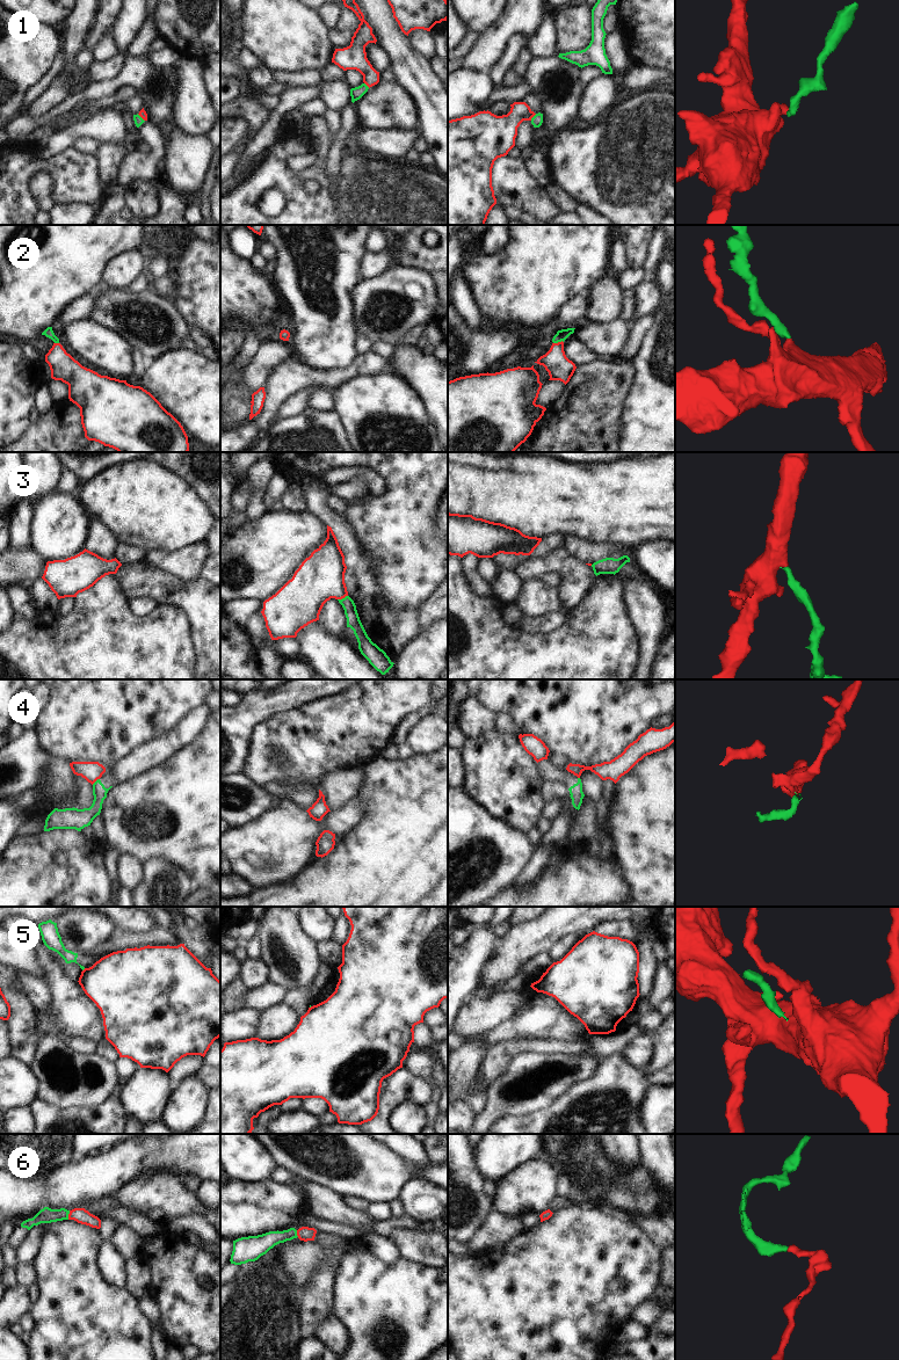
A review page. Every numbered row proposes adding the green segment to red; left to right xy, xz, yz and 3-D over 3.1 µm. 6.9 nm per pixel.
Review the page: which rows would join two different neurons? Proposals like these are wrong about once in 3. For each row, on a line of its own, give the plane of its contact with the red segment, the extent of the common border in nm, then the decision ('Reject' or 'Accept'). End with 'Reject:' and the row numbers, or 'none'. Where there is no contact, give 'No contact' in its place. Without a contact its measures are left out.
1: Touches red in yz. Shared border 60 nm. Accept
2: Touches red in yz. Shared border 70 nm. Accept
3: Touches red in xz. Shared border 80 nm. Accept
4: Touches red in xy. Shared border 70 nm. Reject
5: Touches red in xy. Shared border 30 nm. Reject
6: Touches red in xy. Shared border 70 nm. Accept
Reject: 4, 5.

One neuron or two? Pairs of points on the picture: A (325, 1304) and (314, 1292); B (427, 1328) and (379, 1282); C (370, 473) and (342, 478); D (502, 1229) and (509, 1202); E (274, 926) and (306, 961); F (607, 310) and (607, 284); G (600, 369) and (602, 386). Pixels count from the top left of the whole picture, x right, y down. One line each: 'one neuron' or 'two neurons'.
A: one neuron
B: one neuron
C: one neuron
D: two neurons
E: one neuron
F: one neuron
G: one neuron

